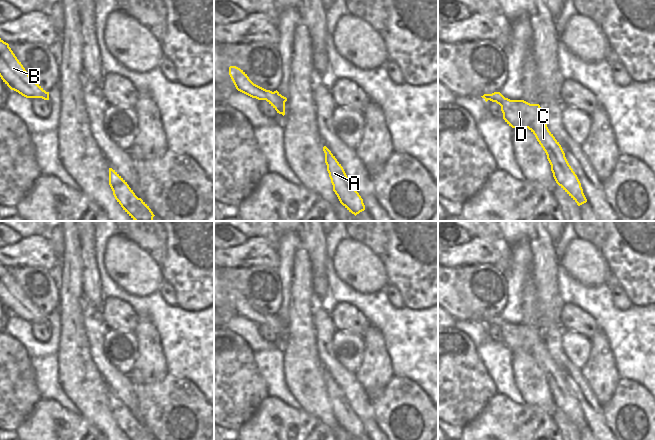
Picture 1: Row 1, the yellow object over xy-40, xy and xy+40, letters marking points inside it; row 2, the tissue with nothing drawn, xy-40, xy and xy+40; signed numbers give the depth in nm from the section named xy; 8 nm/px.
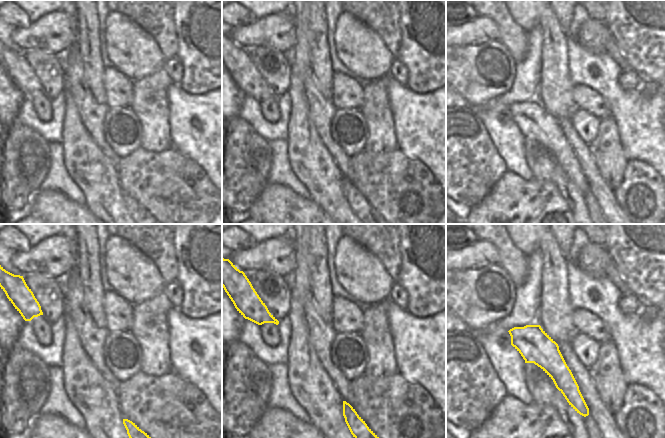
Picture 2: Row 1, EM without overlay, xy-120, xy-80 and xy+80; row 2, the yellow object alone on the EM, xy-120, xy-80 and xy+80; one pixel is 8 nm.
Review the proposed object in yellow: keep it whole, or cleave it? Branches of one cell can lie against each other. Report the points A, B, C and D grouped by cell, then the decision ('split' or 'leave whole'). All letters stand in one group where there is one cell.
A B C D | leave whole

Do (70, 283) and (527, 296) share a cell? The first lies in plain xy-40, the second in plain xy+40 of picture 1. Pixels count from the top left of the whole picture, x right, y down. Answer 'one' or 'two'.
one

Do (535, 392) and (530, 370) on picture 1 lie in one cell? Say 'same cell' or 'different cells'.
same cell

